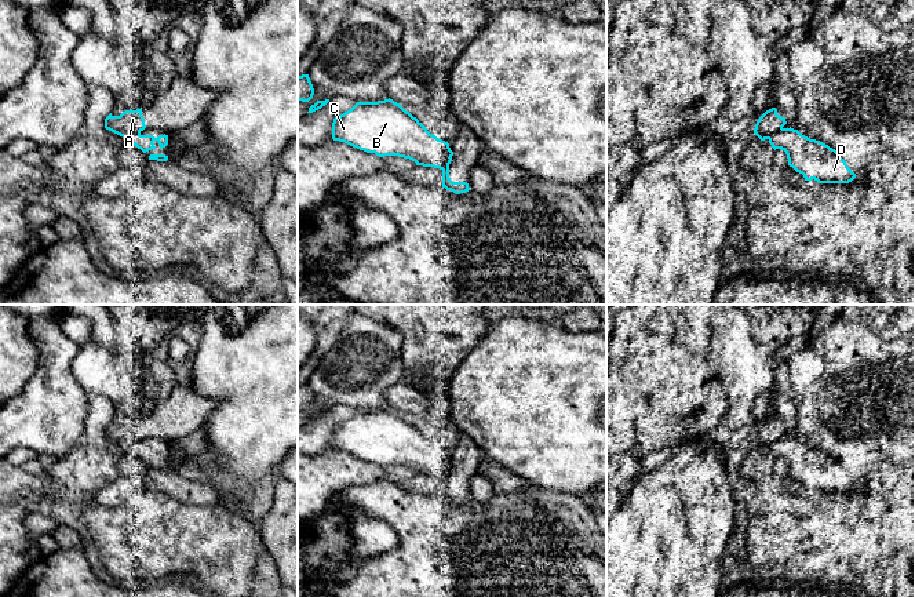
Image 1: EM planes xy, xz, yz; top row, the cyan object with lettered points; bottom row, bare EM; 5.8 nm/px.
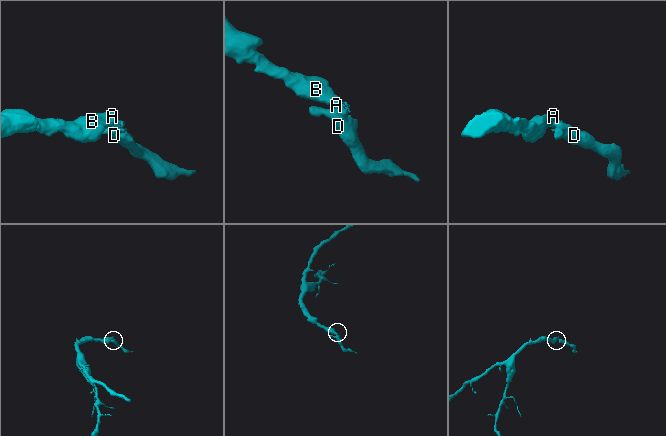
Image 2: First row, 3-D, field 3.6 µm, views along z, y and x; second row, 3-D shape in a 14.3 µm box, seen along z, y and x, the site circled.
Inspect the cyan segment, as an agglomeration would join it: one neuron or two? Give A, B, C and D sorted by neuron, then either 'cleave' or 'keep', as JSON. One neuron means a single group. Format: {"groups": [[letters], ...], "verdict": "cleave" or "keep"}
{"groups": [["A", "B", "C"], ["D"]], "verdict": "cleave"}

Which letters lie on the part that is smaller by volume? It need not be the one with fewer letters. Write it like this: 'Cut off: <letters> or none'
Cut off: D

